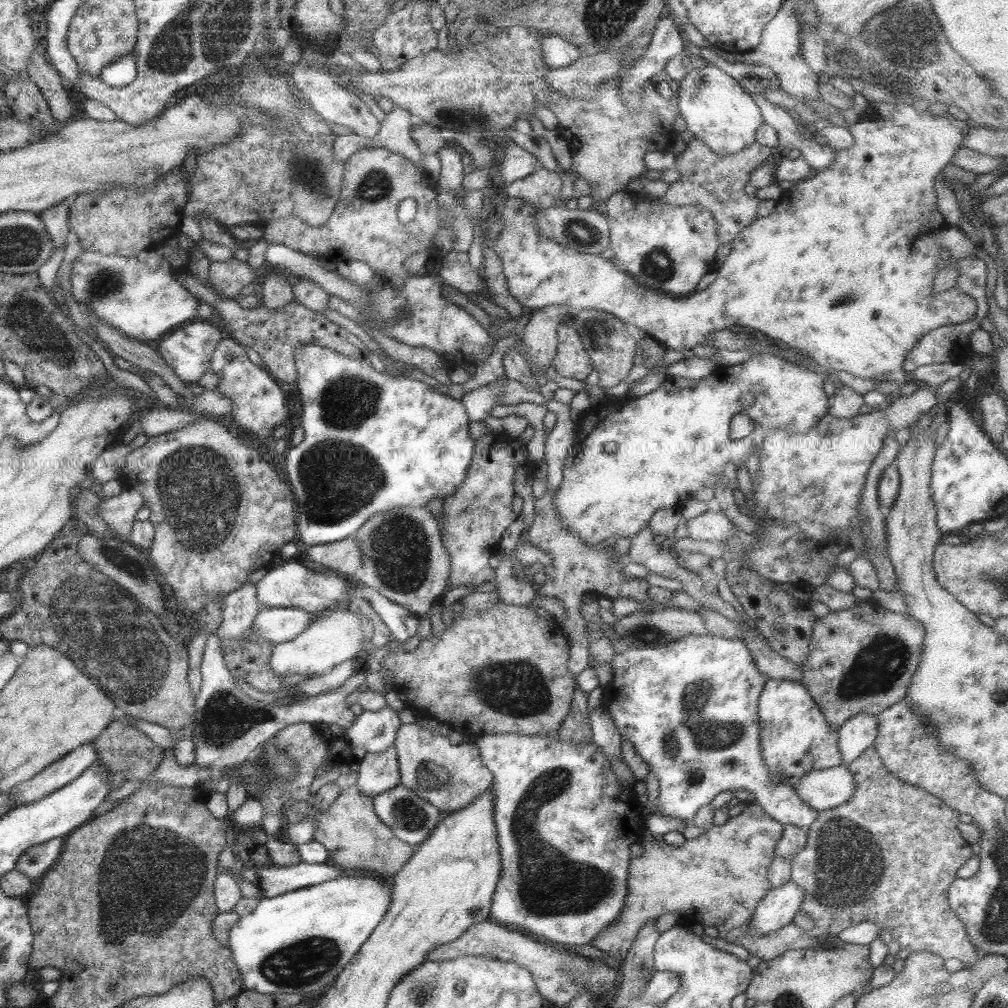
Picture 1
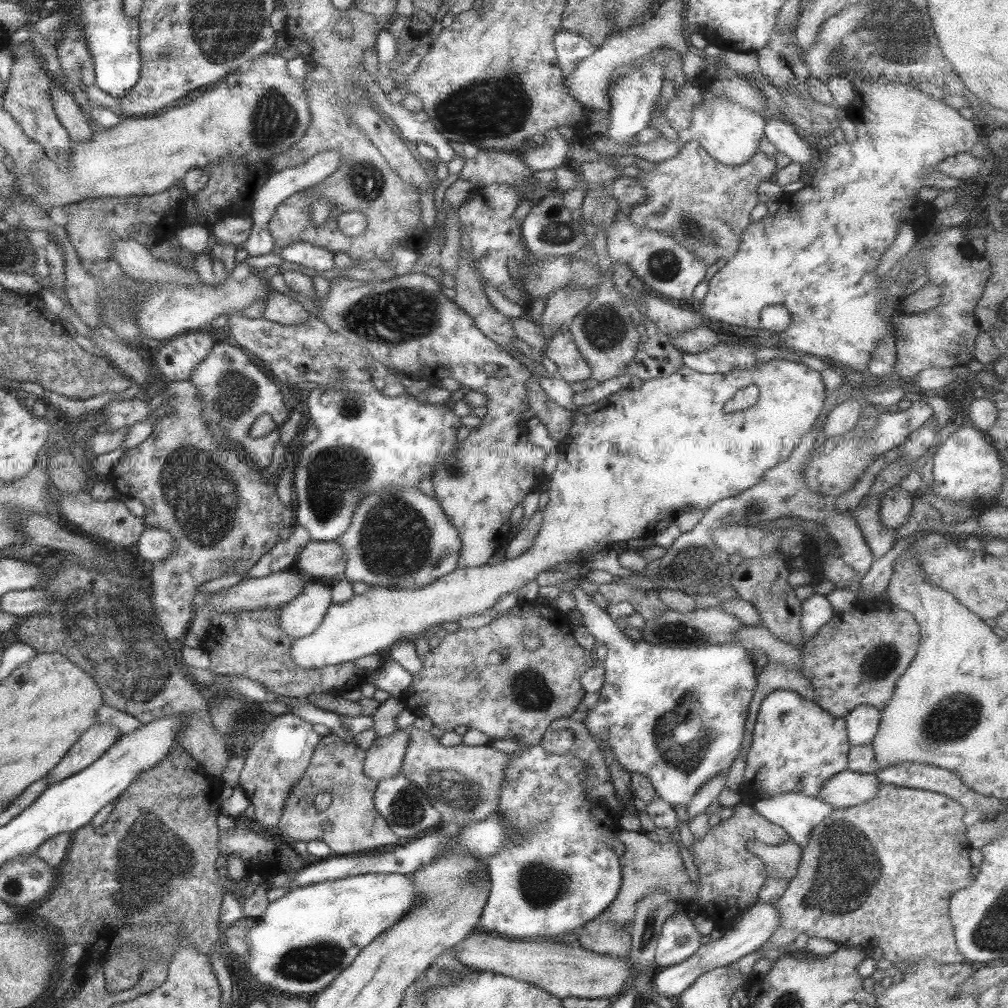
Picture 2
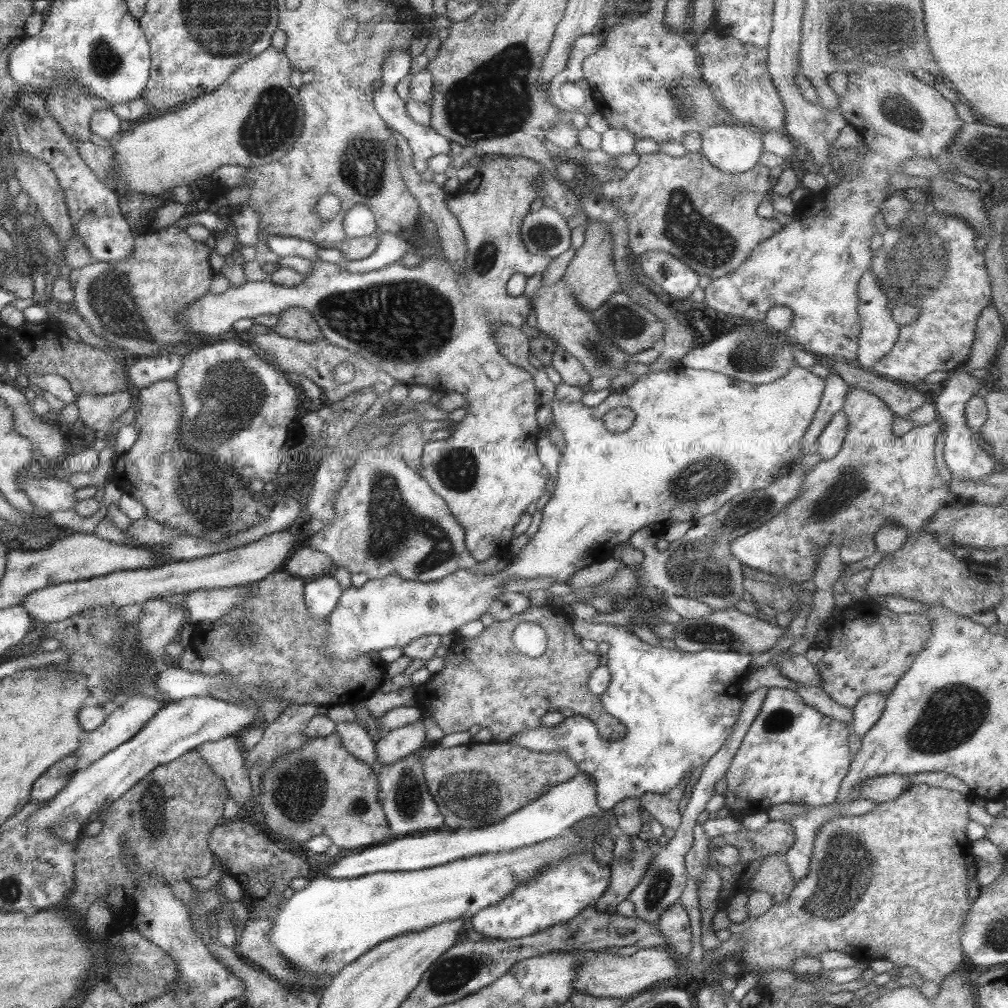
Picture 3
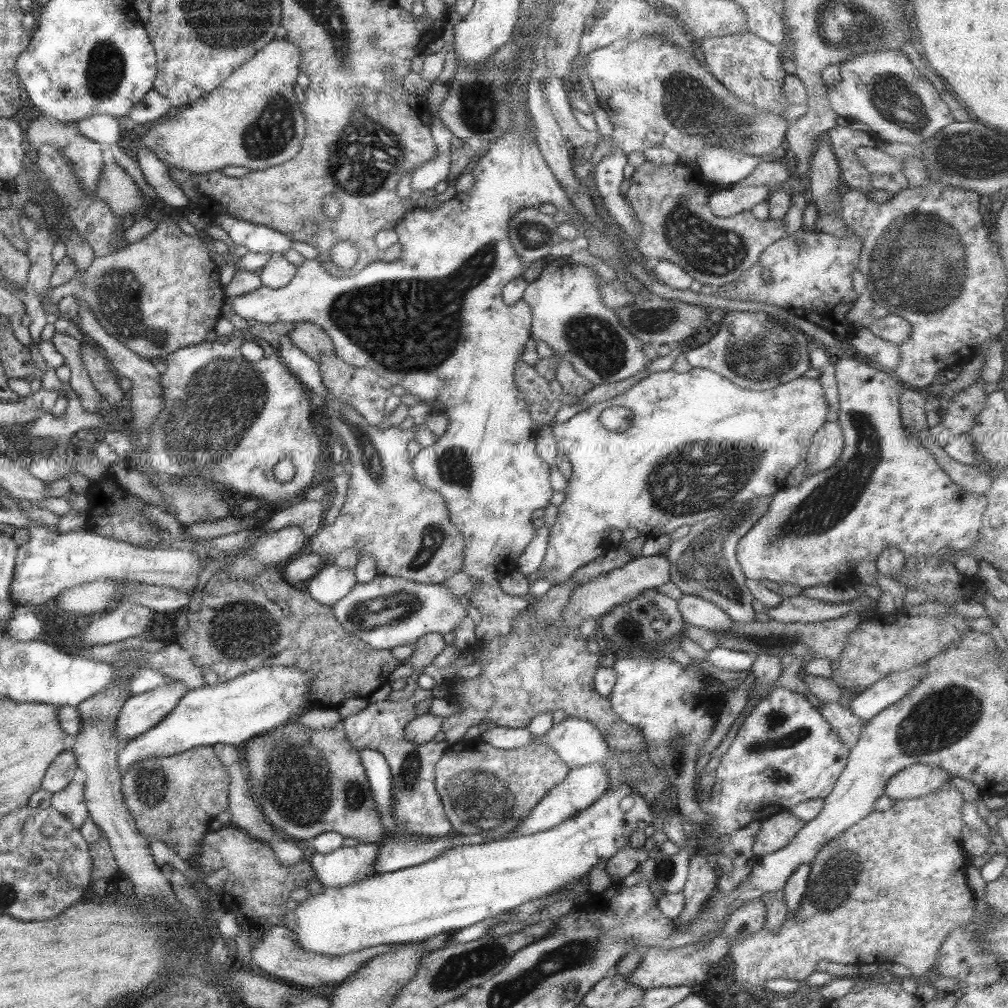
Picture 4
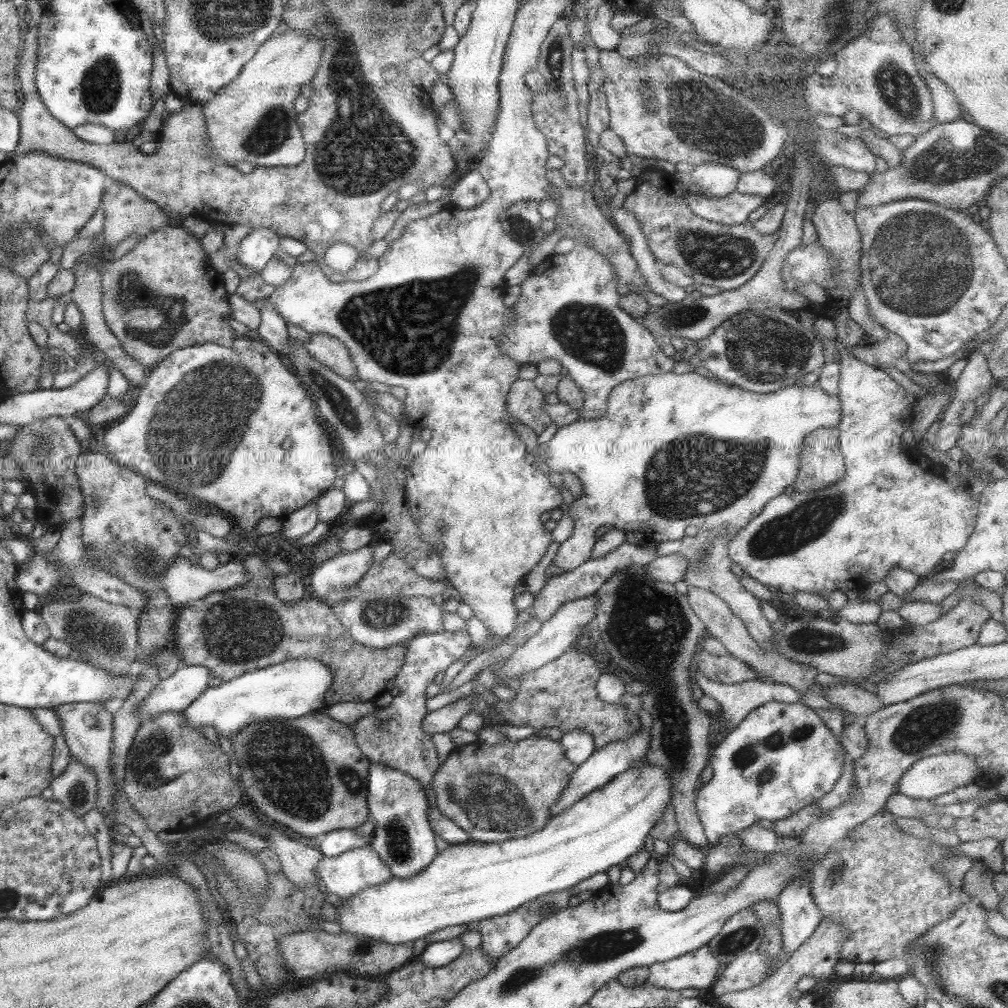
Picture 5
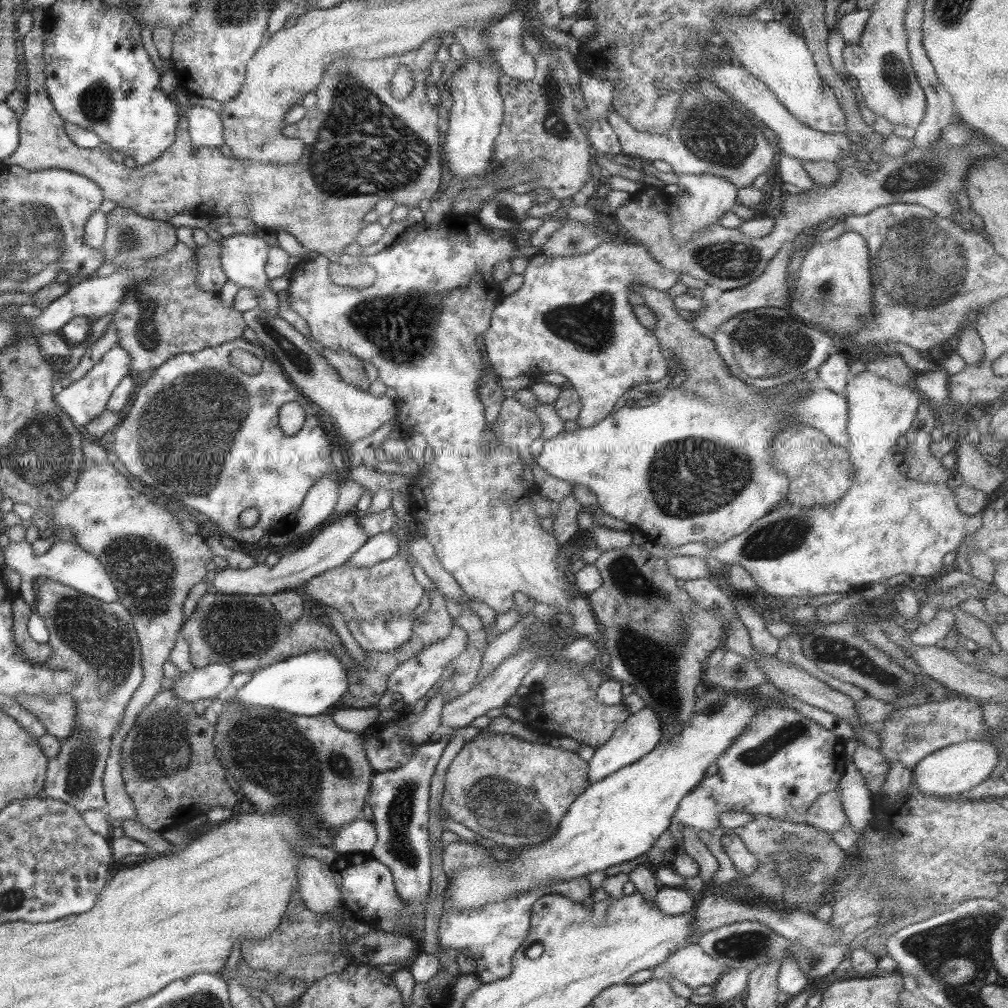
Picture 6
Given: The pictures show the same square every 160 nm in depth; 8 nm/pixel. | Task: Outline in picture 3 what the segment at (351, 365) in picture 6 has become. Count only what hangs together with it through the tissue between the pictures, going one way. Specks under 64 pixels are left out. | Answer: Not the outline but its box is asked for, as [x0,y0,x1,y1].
[271,308,321,342]

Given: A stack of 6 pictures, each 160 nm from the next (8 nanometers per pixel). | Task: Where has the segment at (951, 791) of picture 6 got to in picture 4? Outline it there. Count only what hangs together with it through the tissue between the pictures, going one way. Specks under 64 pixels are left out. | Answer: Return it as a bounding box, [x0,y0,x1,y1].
[884,764,951,801]

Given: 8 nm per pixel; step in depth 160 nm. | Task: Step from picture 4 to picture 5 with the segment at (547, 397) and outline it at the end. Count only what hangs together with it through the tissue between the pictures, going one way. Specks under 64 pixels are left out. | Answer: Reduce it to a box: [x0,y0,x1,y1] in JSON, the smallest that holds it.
[505,379,550,436]

